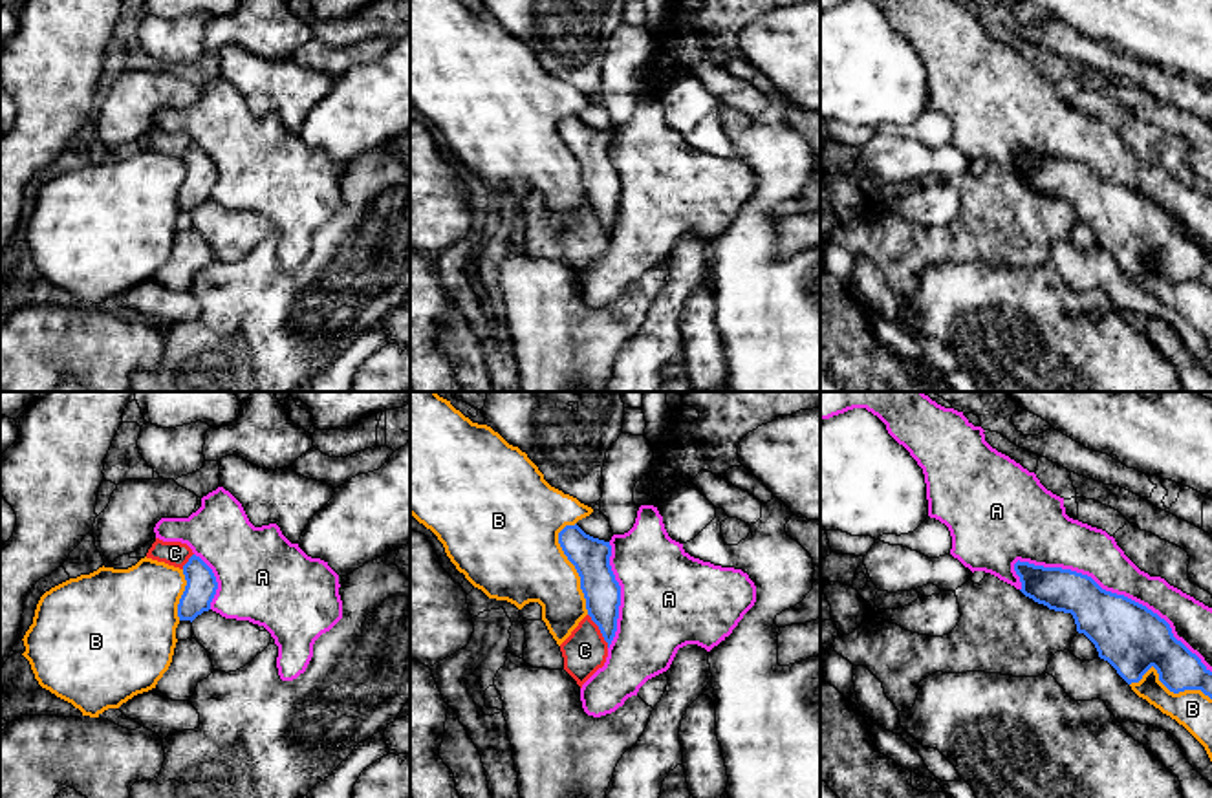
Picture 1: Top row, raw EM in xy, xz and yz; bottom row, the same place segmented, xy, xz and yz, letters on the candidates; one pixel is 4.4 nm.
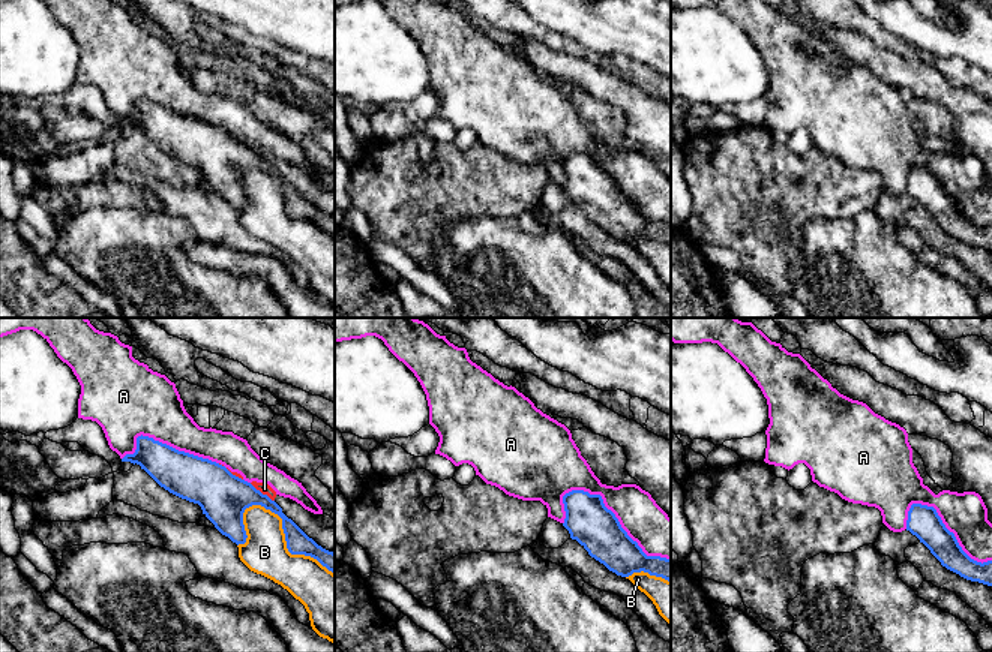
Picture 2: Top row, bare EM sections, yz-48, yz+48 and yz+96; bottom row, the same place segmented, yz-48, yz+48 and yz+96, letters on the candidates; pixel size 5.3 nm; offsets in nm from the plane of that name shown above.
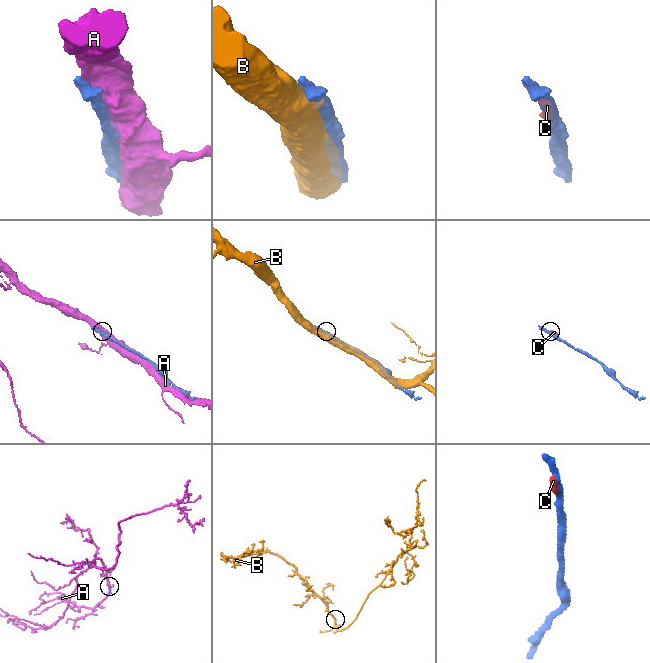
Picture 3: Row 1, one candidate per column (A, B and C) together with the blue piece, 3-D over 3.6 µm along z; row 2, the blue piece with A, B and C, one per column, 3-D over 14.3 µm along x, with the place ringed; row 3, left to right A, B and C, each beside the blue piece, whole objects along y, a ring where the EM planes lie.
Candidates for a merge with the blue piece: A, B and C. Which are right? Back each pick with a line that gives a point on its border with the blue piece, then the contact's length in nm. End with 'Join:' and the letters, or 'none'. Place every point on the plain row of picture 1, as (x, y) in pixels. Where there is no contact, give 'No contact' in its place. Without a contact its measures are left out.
Join: none

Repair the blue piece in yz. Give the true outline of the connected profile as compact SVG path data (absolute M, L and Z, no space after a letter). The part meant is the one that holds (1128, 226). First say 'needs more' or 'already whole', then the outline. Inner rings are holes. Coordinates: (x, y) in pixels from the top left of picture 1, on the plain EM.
already whole; M1016 152L1022 183L1055 201L1071 203L1084 223L1128 273L1153 256L1174 284L1201 280L1212 289L1212 262L1172 223L1170 214L1146 196L1102 179L1091 167Z

